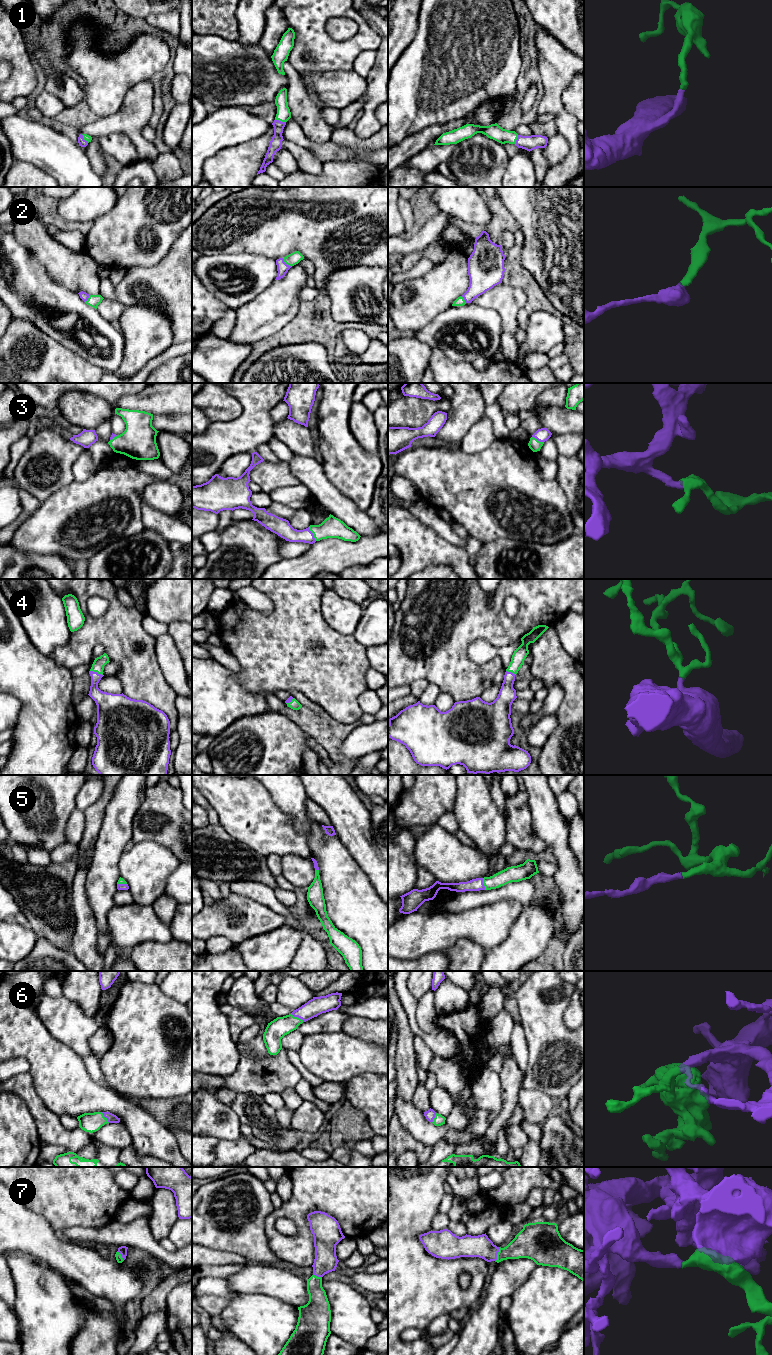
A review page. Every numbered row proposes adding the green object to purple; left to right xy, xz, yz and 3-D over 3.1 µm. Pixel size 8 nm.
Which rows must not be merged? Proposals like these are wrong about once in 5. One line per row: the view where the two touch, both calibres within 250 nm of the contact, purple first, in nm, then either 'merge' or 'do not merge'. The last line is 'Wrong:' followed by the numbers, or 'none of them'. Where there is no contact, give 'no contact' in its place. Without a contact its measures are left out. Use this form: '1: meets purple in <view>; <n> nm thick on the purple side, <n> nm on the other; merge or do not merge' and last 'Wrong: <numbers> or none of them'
1: meets purple in xz; 100 nm thick on the purple side, 110 nm on the other; merge
2: meets purple in xz; 90 nm thick on the purple side, 100 nm on the other; merge
3: meets purple in xz; 140 nm thick on the purple side, 170 nm on the other; merge
4: meets purple in xy; 150 nm thick on the purple side, 100 nm on the other; merge
5: meets purple in yz; 100 nm thick on the purple side, 130 nm on the other; merge
6: meets purple in xz; 140 nm thick on the purple side, 160 nm on the other; merge
7: meets purple in yz; 180 nm thick on the purple side, 220 nm on the other; merge
Wrong: none of them

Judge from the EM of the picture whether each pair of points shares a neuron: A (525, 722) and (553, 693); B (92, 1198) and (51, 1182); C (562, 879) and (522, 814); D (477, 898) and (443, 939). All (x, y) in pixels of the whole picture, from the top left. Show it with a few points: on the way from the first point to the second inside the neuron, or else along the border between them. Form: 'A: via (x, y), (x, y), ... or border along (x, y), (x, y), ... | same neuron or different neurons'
A: via (534, 718), (552, 702) | same neuron
B: via (82, 1191), (68, 1182), (61, 1182) | same neuron
C: border along (533, 827), (536, 834), (549, 847) | different neurons
D: border along (490, 904), (444, 914) | different neurons

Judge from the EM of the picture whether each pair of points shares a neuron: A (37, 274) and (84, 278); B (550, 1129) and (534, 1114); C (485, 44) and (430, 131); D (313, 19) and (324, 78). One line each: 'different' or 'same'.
A: different
B: different
C: different
D: different

